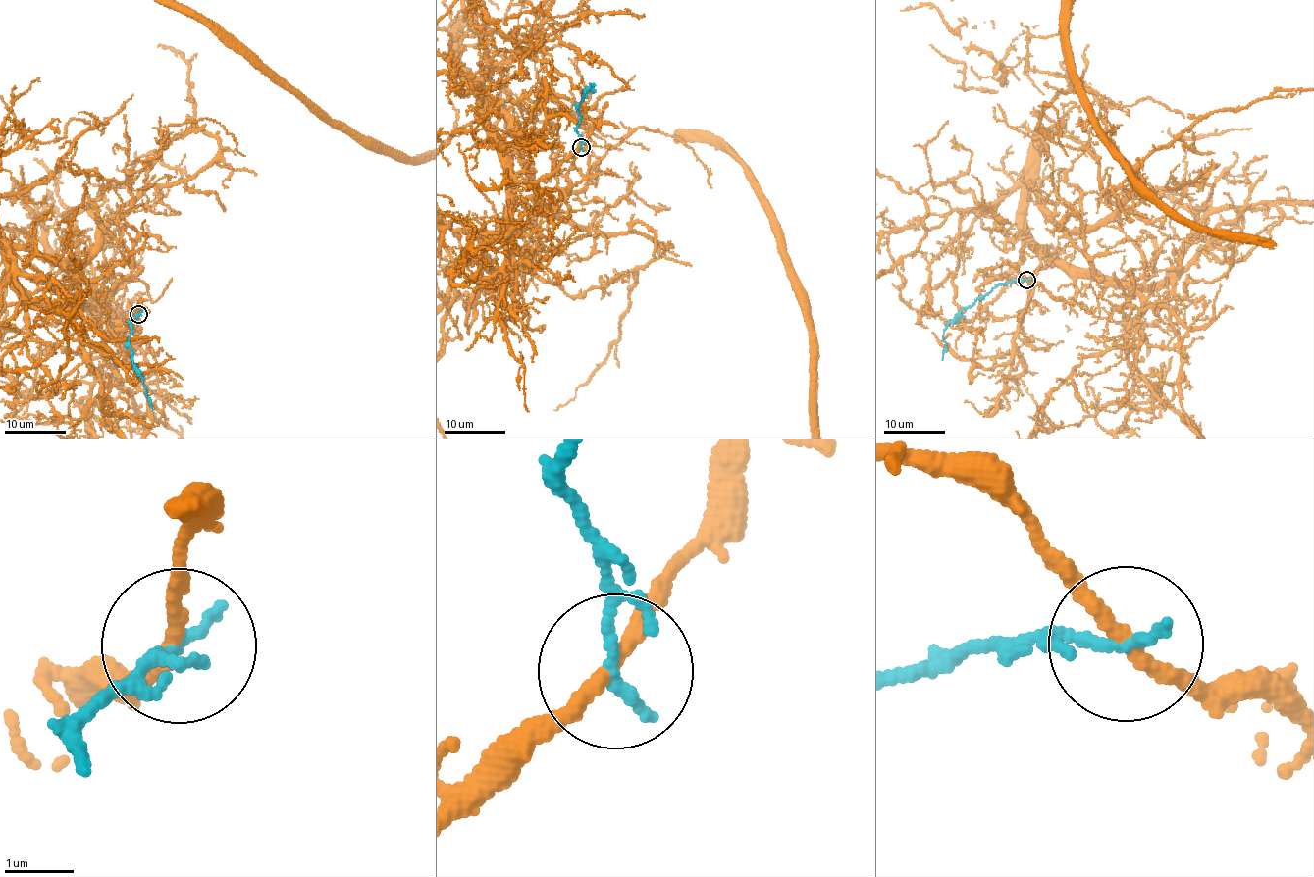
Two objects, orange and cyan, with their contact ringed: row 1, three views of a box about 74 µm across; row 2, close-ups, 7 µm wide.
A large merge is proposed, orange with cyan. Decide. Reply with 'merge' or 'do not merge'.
do not merge

